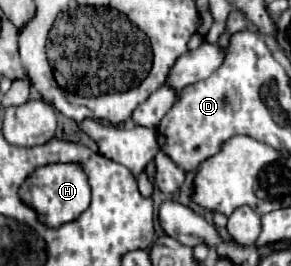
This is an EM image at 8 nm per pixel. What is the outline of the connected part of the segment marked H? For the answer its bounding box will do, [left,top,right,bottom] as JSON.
[21,162,91,228]

